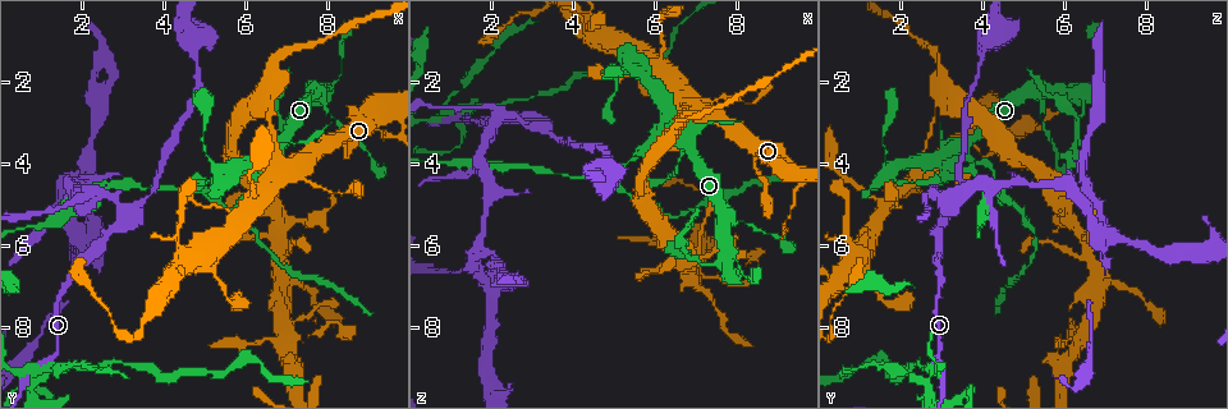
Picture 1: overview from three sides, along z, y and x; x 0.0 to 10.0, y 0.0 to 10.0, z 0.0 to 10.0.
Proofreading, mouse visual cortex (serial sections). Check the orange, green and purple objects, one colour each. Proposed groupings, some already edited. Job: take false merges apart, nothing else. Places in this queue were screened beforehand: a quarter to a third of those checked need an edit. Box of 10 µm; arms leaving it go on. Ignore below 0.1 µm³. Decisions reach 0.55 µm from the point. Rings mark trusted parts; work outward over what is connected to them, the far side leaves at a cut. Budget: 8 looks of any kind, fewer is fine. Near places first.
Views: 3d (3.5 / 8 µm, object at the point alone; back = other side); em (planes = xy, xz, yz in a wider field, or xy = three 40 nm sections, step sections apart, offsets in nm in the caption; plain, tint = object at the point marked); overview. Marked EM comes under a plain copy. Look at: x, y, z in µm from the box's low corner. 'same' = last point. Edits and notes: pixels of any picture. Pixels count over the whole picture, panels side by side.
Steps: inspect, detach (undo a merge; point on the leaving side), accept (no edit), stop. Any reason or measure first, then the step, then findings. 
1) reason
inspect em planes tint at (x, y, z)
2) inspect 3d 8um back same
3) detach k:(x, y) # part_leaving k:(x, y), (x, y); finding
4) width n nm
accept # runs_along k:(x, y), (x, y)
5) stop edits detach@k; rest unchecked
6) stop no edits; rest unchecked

arms part here
inspect 3d 8um at (3.05, 5.30, 3.05)

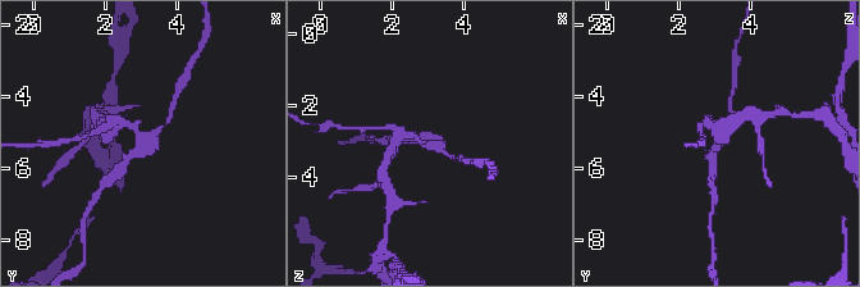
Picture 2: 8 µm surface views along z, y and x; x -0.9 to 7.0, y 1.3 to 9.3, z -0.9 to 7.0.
zoom in
inspect 3d 3.5um back same

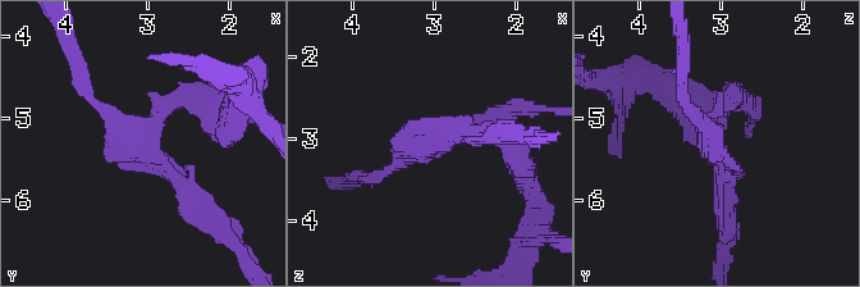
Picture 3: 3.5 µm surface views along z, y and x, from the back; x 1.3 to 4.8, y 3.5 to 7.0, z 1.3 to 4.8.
inspect em xy step 2 tint at (3.05, 5.35, 3.05)

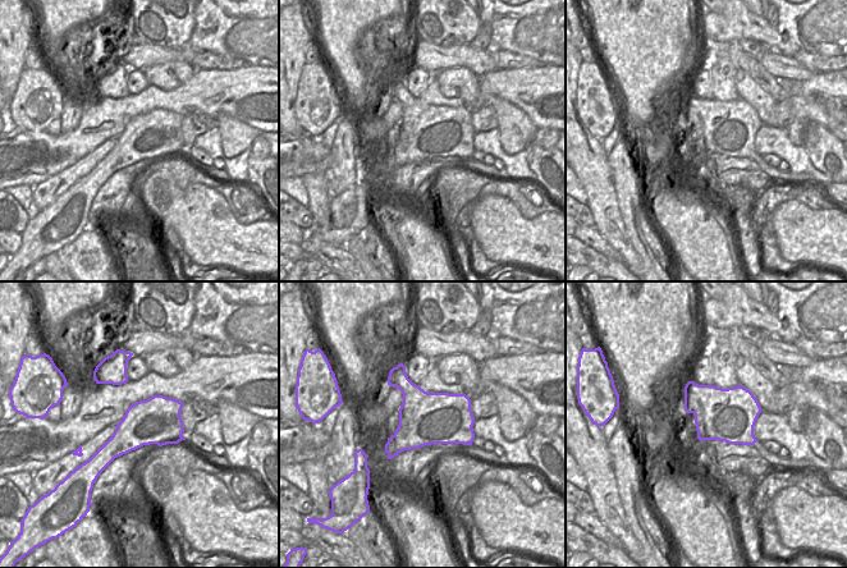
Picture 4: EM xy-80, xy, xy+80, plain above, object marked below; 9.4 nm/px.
detach 3:(211, 110) # part_leaving 3:(167, 104), (241, 96); two cells meet here

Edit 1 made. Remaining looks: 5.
inspect overview

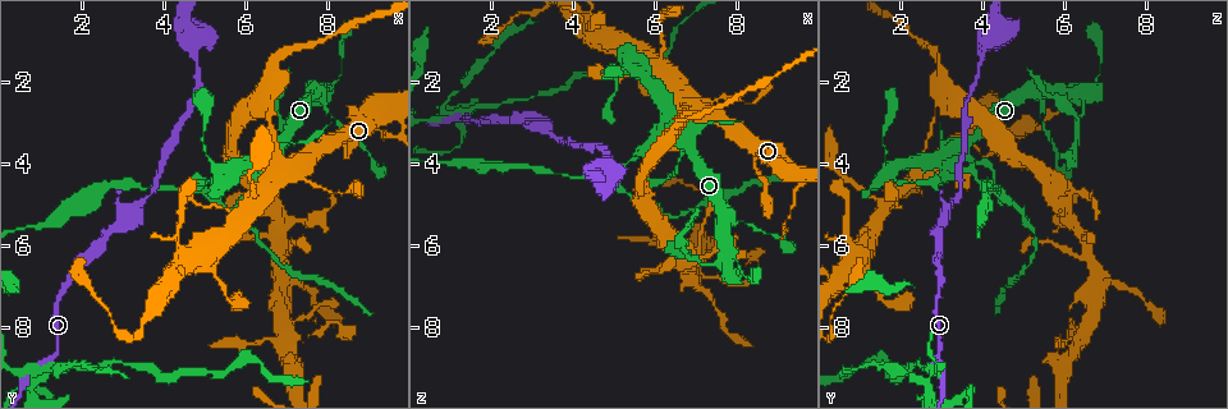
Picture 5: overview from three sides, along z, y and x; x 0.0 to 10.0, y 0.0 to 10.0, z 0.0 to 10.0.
abrupt turn
inspect 3d 3.5um at (5.55, 4.15, 1.75)

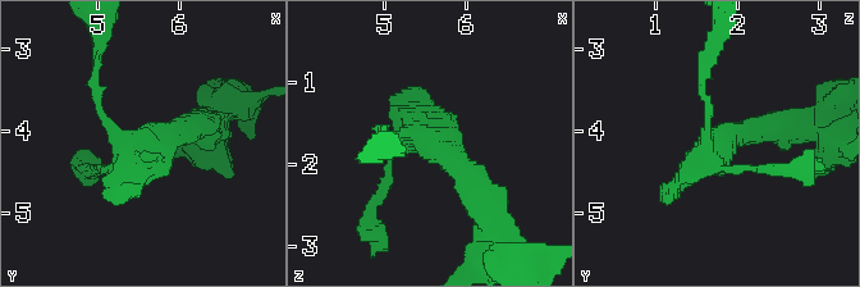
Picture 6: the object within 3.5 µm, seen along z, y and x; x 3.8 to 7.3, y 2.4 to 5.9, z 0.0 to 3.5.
inspect em xy step 5 tint at (5.55, 4.20, 1.75)

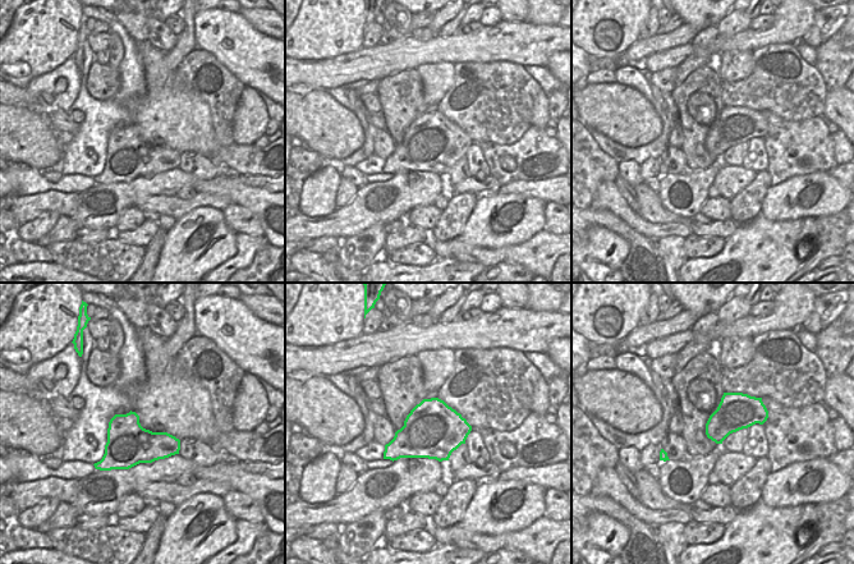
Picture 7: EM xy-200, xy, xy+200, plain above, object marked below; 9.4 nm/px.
accept # runs_along 6:(480, 201), (393, 96); one cell here

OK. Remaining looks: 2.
stop edits detach@3; rest unchecked

